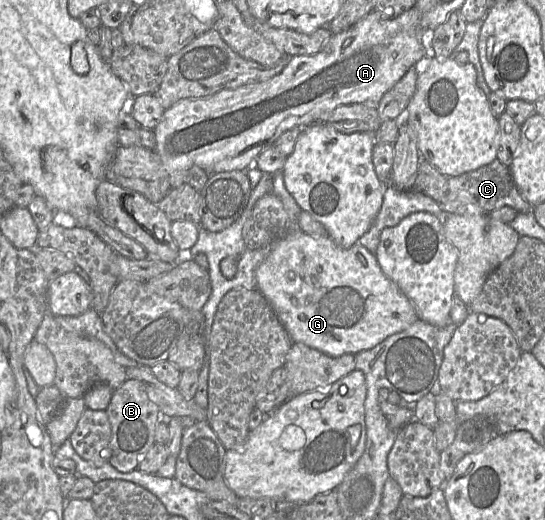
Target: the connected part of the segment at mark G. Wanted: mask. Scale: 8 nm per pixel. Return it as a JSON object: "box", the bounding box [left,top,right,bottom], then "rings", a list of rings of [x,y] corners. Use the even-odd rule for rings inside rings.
{"box":[255,232,419,357],"rings":[[[304,232],[287,234],[272,244],[269,254],[257,267],[255,277],[257,289],[274,310],[292,342],[303,343],[332,357],[372,349],[419,319],[410,300],[383,273],[376,256],[360,243],[344,249],[329,236]]]}

